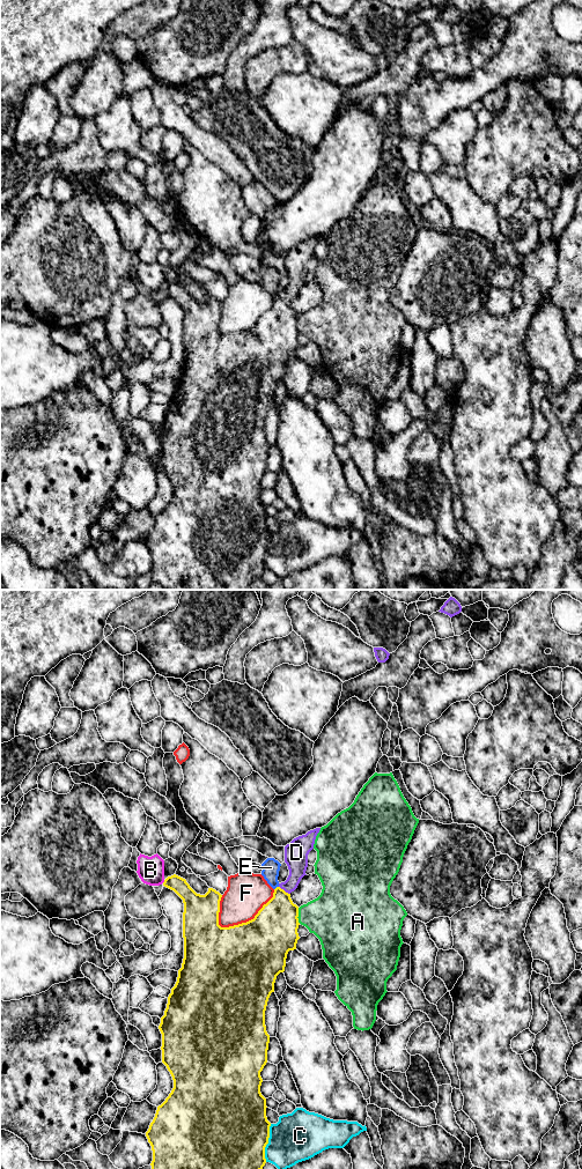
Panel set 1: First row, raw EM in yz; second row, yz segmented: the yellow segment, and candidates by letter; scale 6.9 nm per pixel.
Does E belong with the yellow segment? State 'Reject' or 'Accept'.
Reject

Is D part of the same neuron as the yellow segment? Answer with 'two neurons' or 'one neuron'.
one neuron

